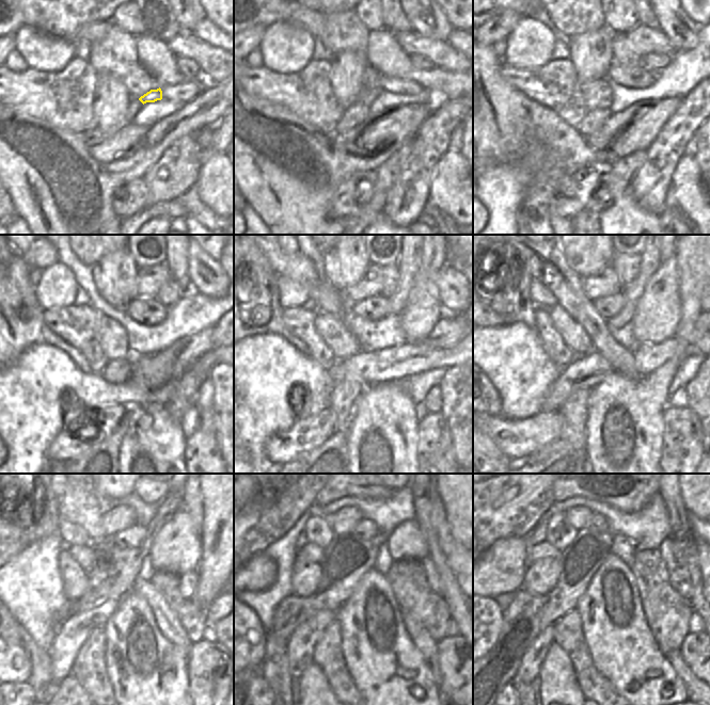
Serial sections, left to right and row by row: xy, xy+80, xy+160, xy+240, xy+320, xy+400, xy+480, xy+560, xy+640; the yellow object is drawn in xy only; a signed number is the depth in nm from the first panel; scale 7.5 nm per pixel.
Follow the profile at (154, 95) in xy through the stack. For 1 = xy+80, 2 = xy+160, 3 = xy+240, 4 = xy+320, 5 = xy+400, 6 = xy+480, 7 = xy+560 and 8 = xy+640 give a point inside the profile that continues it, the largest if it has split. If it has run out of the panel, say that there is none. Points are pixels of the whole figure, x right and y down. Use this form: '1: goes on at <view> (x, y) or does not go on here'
1: goes on at xy+80 (367, 95)
2: goes on at xy+160 (597, 94)
3: goes on at xy+240 (113, 337)
4: goes on at xy+320 (336, 335)
5: goes on at xy+400 (573, 335)
6: goes on at xy+480 (83, 555)
7: goes on at xy+560 (313, 553)
8: goes on at xy+640 (542, 550)

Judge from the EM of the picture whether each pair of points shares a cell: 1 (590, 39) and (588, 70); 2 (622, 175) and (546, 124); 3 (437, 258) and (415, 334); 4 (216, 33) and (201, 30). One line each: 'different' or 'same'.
1: same
2: different
3: same
4: same

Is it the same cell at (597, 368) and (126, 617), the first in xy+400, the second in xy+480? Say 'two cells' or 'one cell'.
two cells

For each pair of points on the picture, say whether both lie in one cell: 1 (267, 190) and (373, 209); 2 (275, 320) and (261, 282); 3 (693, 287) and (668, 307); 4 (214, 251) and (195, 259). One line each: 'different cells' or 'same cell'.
1: different cells
2: same cell
3: different cells
4: different cells

